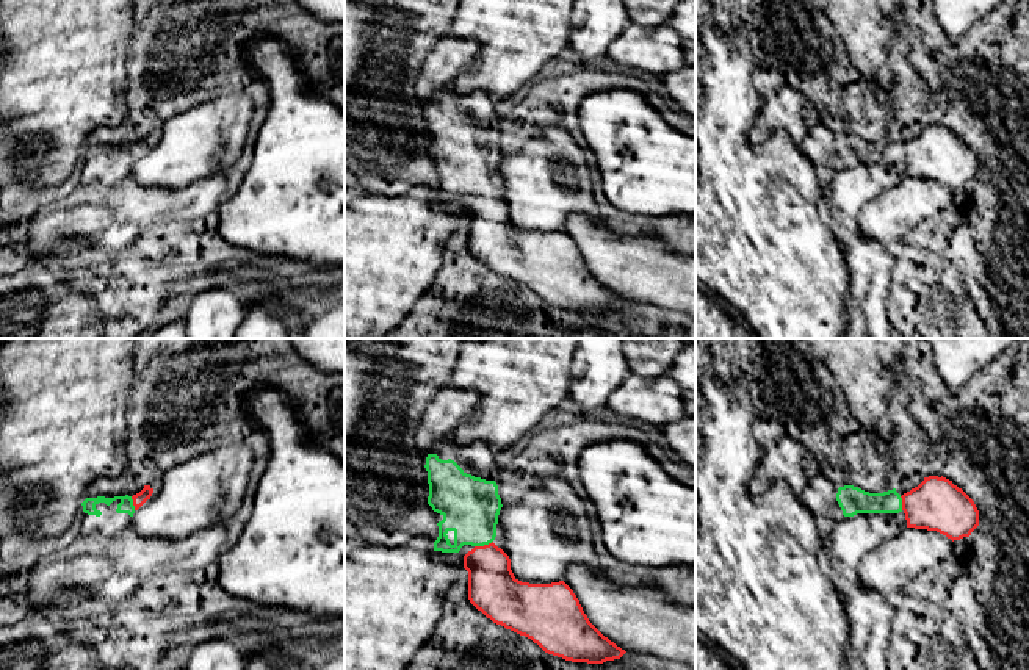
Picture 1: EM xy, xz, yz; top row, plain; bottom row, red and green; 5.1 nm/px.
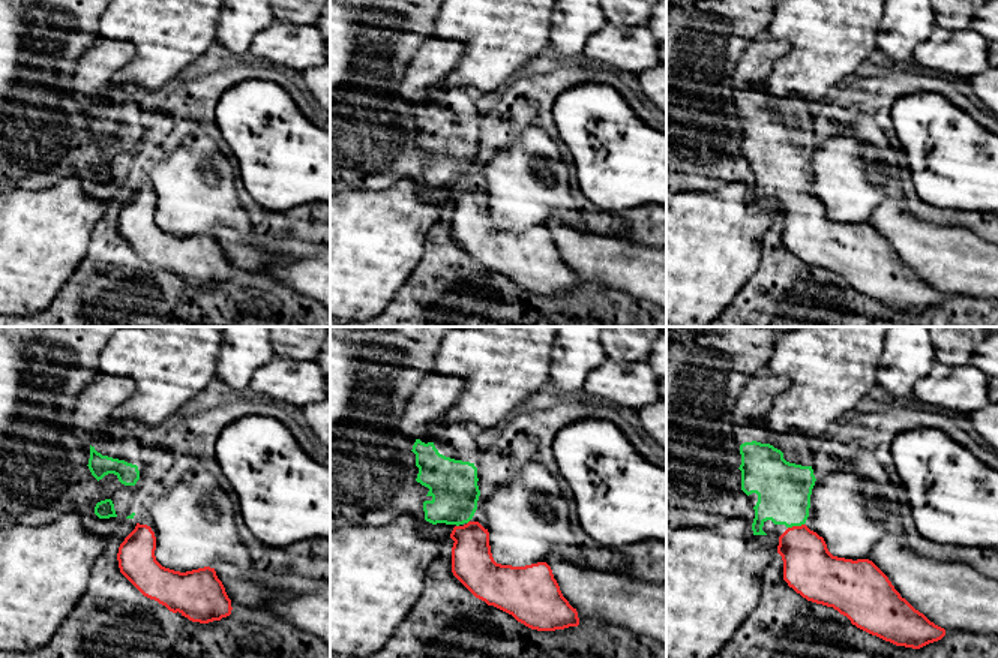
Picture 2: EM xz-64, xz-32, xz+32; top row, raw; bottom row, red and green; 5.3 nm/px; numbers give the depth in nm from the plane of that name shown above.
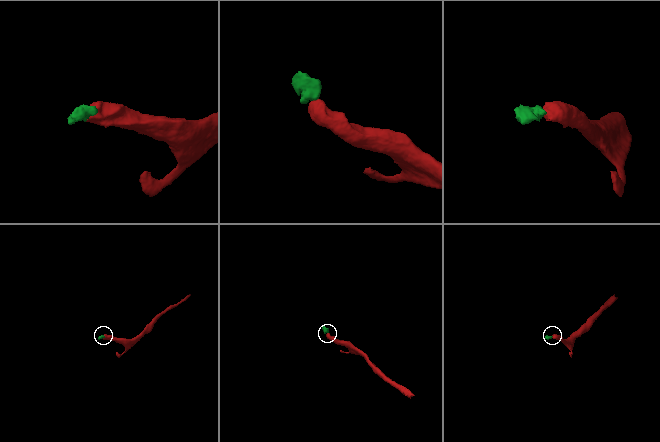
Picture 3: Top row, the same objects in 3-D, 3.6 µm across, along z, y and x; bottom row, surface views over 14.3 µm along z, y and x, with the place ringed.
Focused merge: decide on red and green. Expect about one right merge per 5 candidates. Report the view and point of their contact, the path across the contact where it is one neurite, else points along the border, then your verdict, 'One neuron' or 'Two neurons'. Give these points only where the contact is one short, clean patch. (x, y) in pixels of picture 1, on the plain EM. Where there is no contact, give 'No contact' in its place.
Touches red at xz (484, 194). Path across: xz (492, 237), (484, 194), (470, 155). One neuron

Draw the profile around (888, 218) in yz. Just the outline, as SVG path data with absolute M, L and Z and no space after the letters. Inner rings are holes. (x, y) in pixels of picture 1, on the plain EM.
M905 177L868 202L858 214L861 233L882 246L901 241L924 219L954 207L954 193L937 180Z

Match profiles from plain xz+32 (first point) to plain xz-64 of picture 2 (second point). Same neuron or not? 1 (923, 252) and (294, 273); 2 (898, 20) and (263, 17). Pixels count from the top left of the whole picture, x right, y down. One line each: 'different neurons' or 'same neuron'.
1: same neuron
2: same neuron

